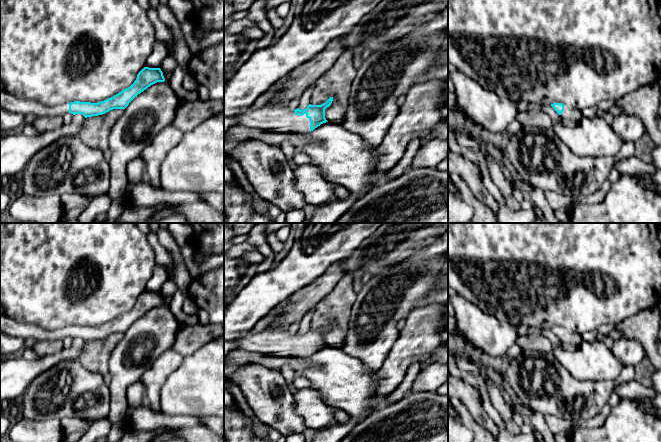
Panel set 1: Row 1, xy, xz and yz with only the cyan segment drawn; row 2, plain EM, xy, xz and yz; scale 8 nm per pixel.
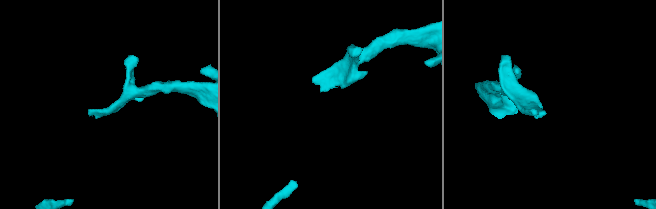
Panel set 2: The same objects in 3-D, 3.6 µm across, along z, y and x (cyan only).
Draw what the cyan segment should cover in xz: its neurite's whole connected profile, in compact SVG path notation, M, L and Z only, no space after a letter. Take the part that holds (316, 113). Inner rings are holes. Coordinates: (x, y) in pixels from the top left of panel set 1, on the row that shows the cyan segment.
M330 97L321 105L309 104L304 110L297 108L294 111L290 111L288 106L270 103L256 109L249 107L239 115L238 125L267 132L308 133L328 122L325 118L325 109L332 101L333 97Z

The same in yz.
M553 103L551 106L566 121L579 122L583 117L578 109L570 109L562 103Z

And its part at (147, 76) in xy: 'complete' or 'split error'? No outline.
split error

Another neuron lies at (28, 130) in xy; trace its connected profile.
M27 124L24 125L22 133L28 137L37 136L41 134L32 125Z

